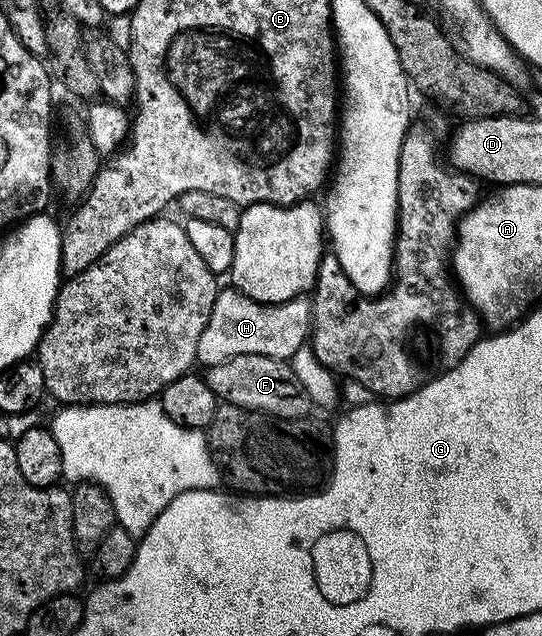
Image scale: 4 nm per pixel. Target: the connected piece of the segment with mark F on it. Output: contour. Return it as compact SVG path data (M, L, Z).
M263 355L232 357L220 365L205 368L204 378L208 389L216 393L218 400L249 411L273 415L276 419L304 419L312 411L308 389L300 385L296 373L284 359L273 359Z

